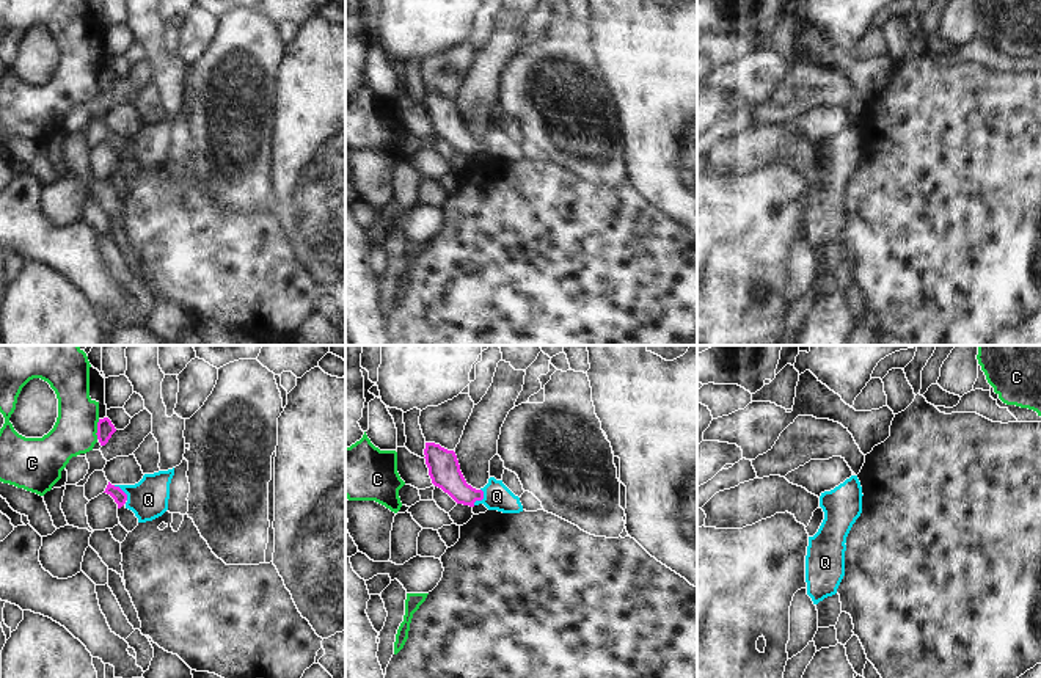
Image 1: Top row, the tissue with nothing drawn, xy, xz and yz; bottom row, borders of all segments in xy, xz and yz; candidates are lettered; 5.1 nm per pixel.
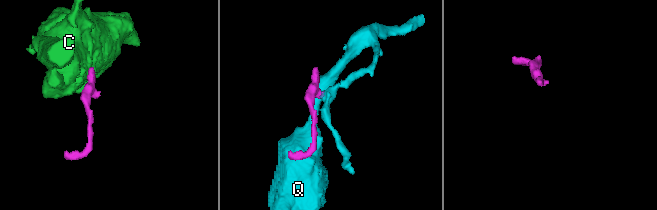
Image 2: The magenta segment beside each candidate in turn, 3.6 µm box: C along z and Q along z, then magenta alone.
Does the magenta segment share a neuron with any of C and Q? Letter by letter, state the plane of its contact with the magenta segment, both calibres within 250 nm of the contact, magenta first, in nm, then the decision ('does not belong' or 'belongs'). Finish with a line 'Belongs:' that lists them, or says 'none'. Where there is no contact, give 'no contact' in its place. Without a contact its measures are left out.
C: contact in xy; calibres 90 and 220 nm; does not belong
Q: contact in xz; calibres 160 and 140 nm; belongs
Belongs: Q

